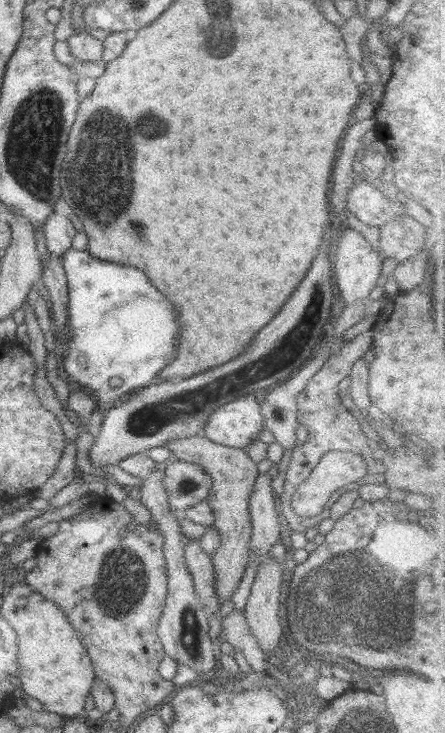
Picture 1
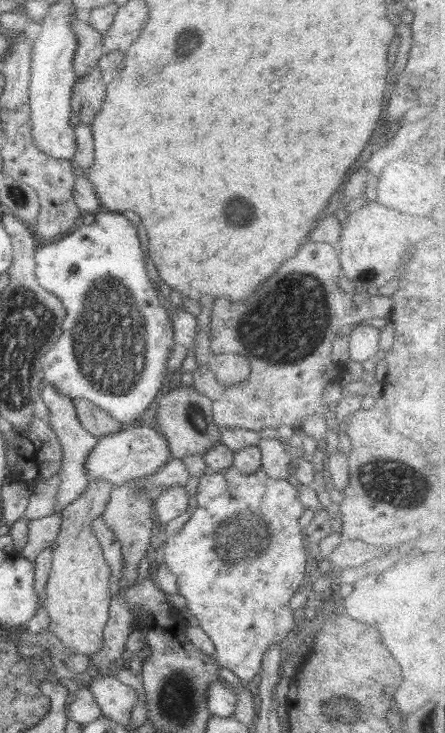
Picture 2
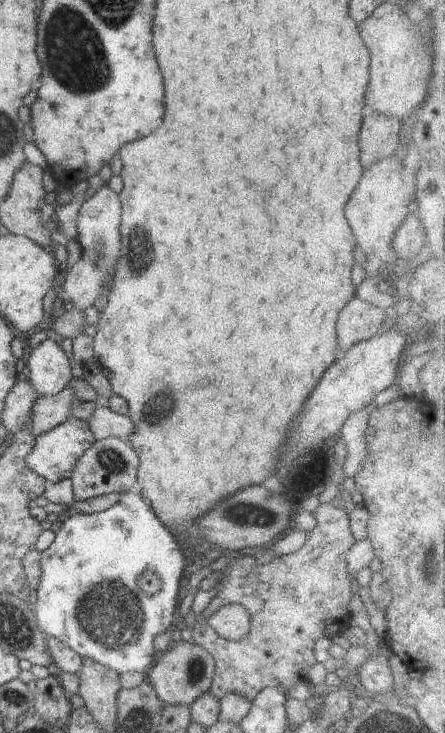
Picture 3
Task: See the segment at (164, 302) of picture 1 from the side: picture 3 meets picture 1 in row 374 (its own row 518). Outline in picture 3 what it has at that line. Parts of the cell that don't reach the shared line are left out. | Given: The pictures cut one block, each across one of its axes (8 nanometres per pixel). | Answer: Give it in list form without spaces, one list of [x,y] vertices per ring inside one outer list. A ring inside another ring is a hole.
[[[139,489],[136,491],[125,491],[120,493],[120,500],[107,510],[96,513],[73,513],[66,519],[62,519],[62,527],[56,534],[56,539],[52,545],[41,552],[42,560],[40,560],[40,567],[42,570],[42,578],[39,585],[38,600],[34,604],[36,624],[43,634],[50,638],[60,640],[62,644],[66,644],[68,648],[72,648],[82,660],[88,658],[112,672],[116,672],[118,676],[127,672],[139,672],[144,674],[146,669],[154,662],[157,651],[154,648],[155,637],[161,633],[167,632],[172,628],[172,621],[174,620],[174,612],[176,610],[178,600],[178,590],[180,589],[180,579],[184,571],[184,552],[181,544],[177,542],[174,533],[170,528],[162,523],[162,520],[154,513],[152,506],[146,504],[147,499],[140,493]],[[145,571],[151,571],[158,574],[161,580],[161,588],[156,594],[145,594],[139,585],[139,578]]]

